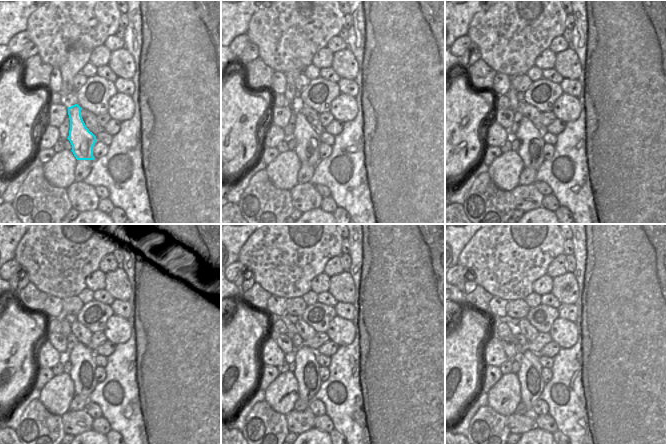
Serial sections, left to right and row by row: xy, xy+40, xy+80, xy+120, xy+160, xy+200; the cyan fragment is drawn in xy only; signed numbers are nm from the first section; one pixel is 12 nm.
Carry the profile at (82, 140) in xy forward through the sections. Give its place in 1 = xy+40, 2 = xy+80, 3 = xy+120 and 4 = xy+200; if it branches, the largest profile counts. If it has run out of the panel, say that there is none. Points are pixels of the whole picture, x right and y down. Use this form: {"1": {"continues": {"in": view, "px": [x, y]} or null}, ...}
{"1": {"continues": {"in": "xy+40", "px": [308, 141]}}, "2": {"continues": {"in": "xy+80", "px": [531, 150]}}, "3": {"continues": {"in": "xy+120", "px": [83, 372]}}, "4": {"continues": {"in": "xy+200", "px": [532, 384]}}}

